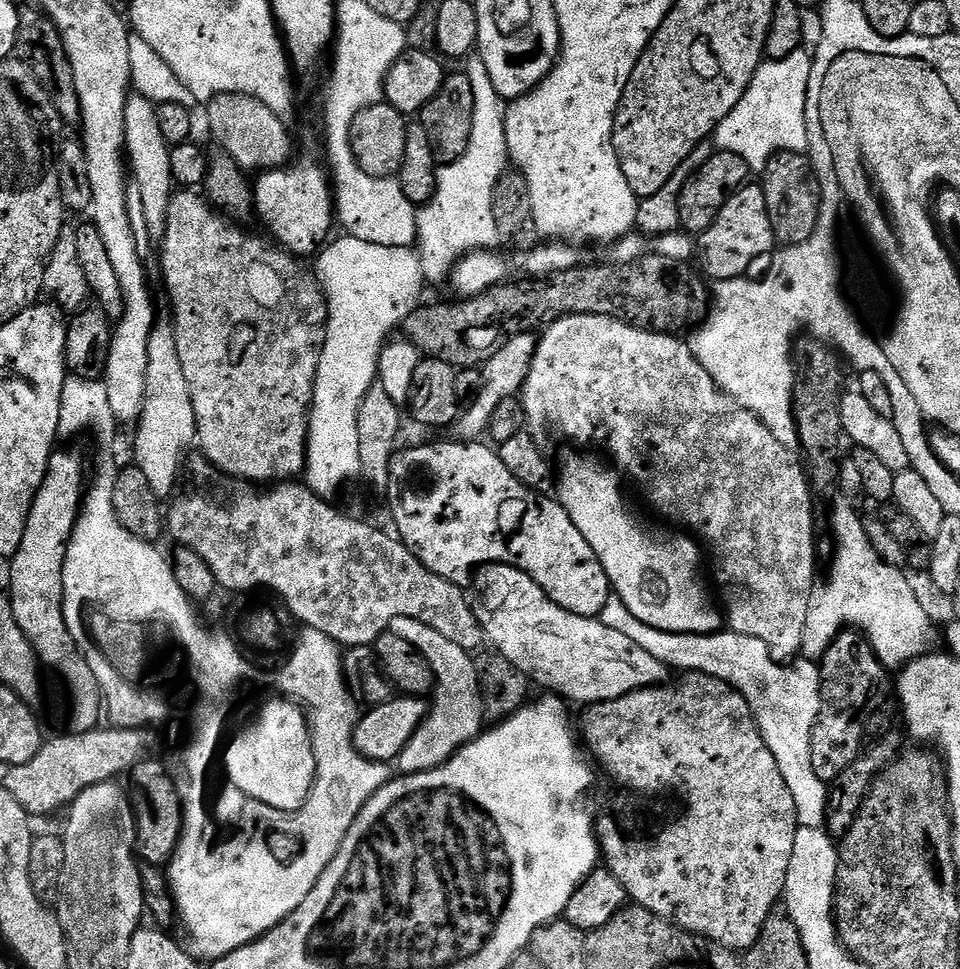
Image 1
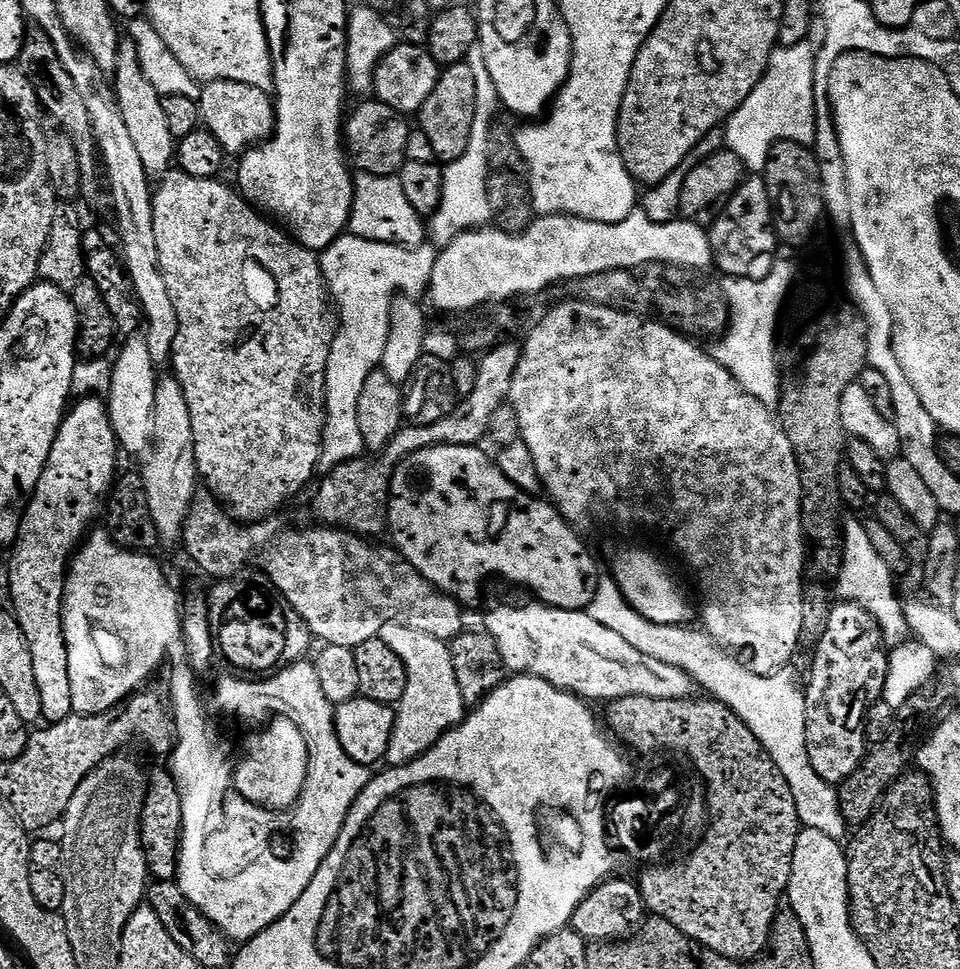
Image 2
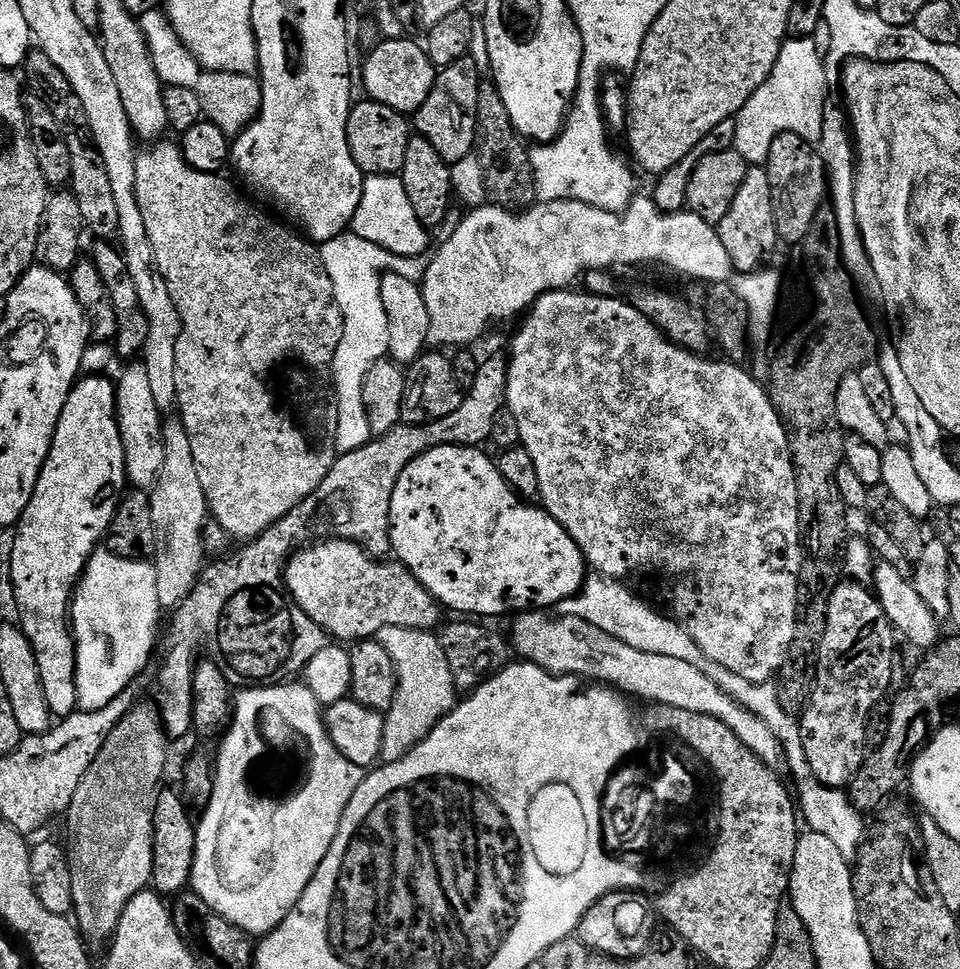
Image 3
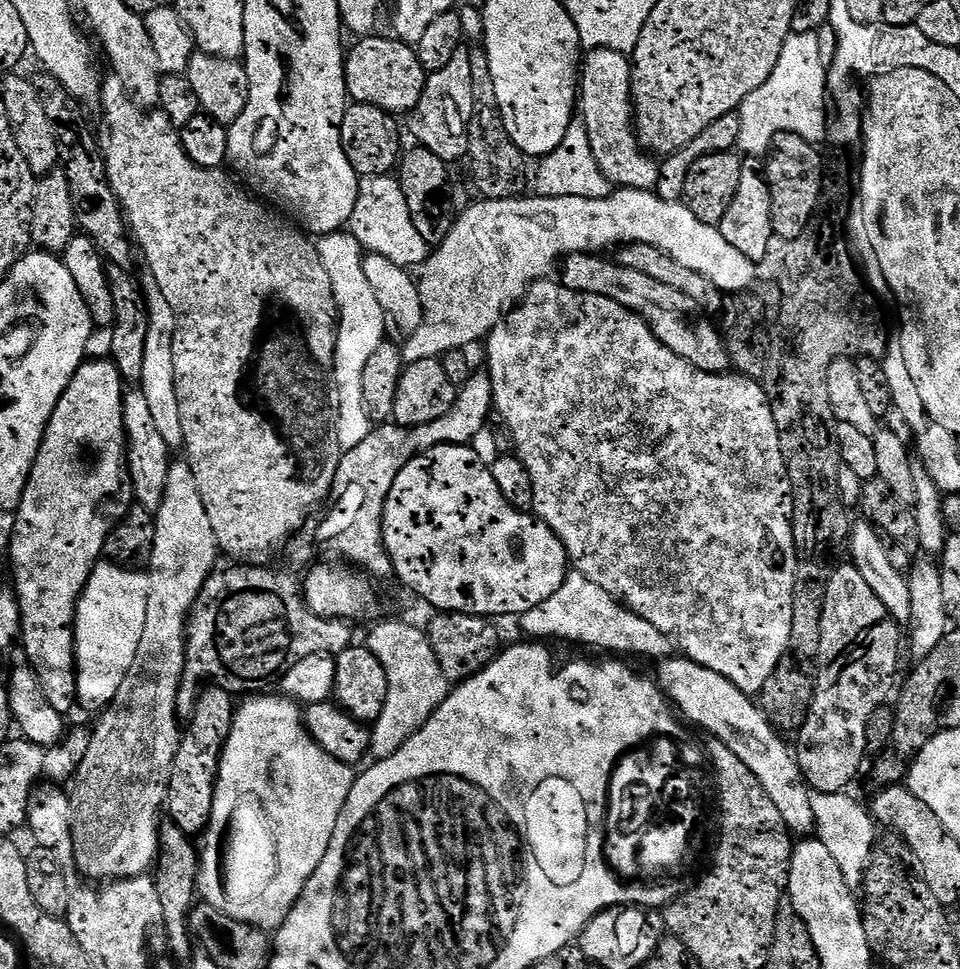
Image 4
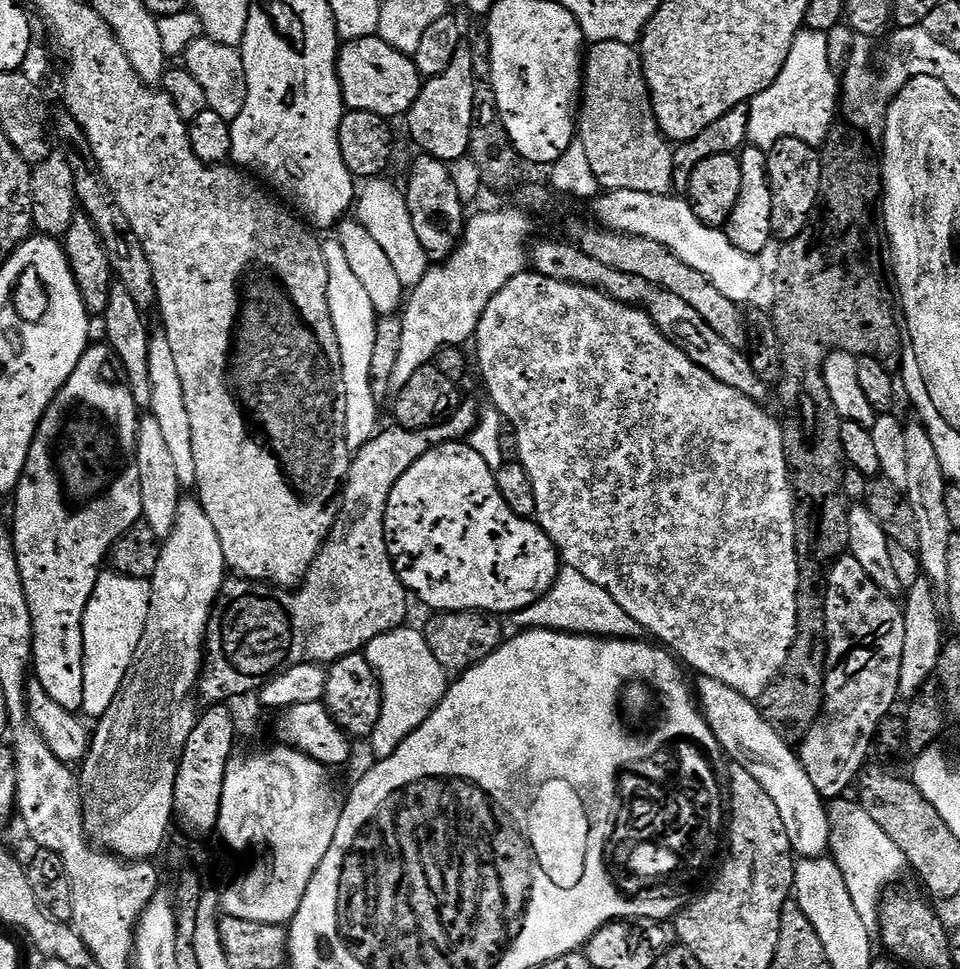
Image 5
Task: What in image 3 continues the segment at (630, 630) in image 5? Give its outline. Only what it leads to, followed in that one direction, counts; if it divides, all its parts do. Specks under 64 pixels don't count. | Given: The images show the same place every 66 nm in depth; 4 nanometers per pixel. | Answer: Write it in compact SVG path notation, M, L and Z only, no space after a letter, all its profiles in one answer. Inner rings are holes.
M592 574L584 581L584 586L576 596L566 598L558 605L561 617L581 620L622 642L634 646L634 650L646 650L646 654L667 654L670 658L679 658L681 662L703 665L702 650L690 638L690 634L676 623L671 615L663 616L655 612L644 600L639 600L630 589L624 588L621 581L610 580L607 576Z

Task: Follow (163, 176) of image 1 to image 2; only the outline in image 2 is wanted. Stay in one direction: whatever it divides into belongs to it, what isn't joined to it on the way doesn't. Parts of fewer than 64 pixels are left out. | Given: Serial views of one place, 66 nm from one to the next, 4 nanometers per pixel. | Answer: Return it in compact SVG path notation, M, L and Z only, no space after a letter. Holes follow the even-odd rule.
M121 39L120 49L116 55L114 75L116 75L116 88L114 87L116 105L122 114L122 122L126 122L126 130L130 130L130 138L134 141L134 147L138 150L139 157L142 158L142 166L150 174L163 174L169 171L174 160L177 141L170 134L170 125L167 124L164 111L162 111L162 98L158 90L154 90L154 86L150 86L150 81L146 79L146 74L142 74L142 66L138 62L138 50L132 40Z

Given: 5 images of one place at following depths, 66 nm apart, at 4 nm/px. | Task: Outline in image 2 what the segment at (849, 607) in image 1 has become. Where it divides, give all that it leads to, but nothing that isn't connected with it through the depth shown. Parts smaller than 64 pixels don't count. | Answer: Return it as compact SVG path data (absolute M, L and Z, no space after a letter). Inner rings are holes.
M845 519L842 524L842 547L844 561L835 591L839 599L851 602L866 609L878 622L881 637L889 649L898 647L909 639L908 623L904 617L904 605L901 597L896 597L896 588L892 585L894 573L878 558L874 546L870 546L870 534L866 534L863 523L858 519Z

